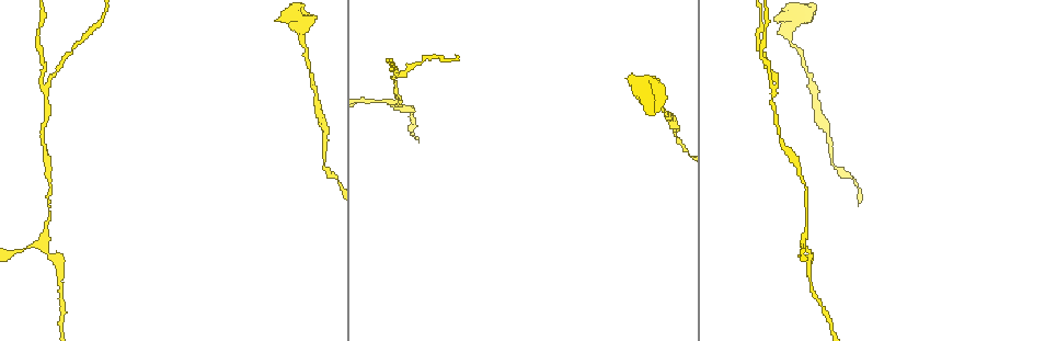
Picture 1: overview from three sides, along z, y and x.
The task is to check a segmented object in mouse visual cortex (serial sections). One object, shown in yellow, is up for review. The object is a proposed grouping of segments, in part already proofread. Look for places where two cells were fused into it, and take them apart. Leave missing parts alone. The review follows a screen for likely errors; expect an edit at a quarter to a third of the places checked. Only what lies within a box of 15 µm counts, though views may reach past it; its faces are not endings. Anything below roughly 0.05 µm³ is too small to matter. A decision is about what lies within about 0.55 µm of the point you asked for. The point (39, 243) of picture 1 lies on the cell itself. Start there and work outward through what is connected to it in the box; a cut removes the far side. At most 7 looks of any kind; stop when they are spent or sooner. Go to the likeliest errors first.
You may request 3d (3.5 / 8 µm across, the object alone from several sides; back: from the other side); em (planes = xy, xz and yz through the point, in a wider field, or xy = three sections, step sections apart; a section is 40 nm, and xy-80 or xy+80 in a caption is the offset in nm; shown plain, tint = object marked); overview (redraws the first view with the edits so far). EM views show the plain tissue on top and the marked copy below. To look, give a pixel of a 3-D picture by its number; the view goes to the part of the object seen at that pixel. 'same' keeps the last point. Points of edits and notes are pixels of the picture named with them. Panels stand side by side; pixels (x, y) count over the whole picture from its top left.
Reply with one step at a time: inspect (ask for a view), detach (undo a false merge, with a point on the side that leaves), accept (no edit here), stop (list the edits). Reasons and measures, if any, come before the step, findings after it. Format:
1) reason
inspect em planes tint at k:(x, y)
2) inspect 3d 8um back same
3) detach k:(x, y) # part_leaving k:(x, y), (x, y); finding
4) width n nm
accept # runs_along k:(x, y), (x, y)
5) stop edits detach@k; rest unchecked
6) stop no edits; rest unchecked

three-way junction
inspect 3d 3.5um at 1:(17, 250)

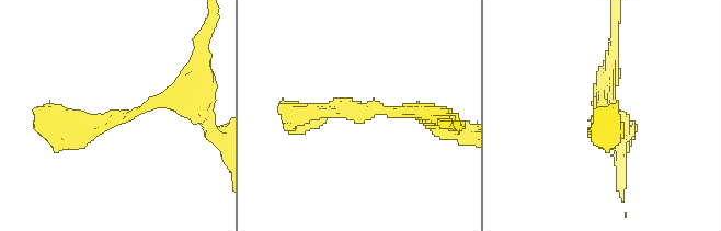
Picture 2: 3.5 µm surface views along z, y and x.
arms 3; arm_widths 200, 200, 200 nm
inspect em xy step 1 tint at 2:(113, 117)

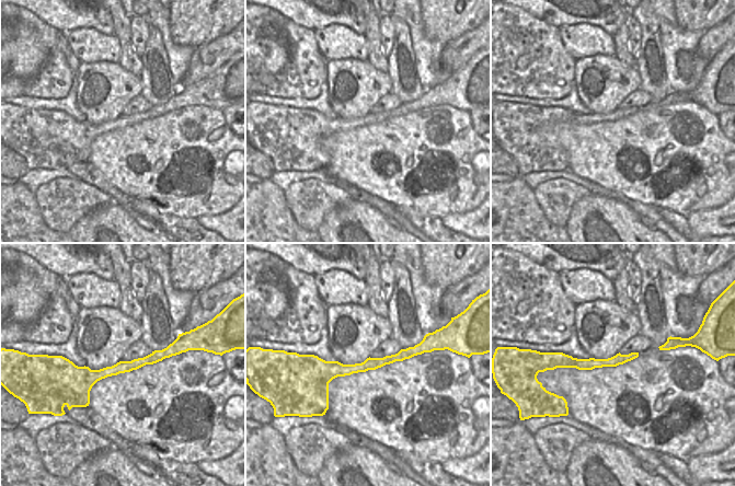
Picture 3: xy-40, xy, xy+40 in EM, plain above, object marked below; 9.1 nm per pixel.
accept # runs_along 3:(177, 349), (100, 374), (66, 373); one cell here

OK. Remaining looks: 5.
sudden change in width
inspect 3d 3.5um at 1:(805, 213)

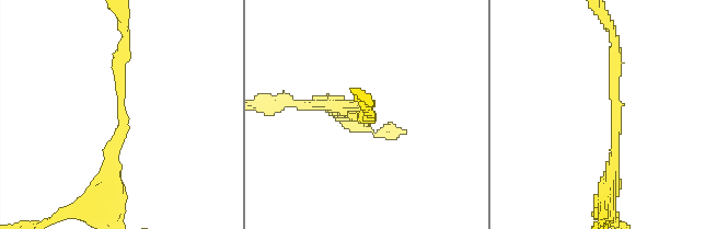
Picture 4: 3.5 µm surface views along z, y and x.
arm_widths 200, 200 nm
inspect em xy step 5 tint at 4:(122, 113)

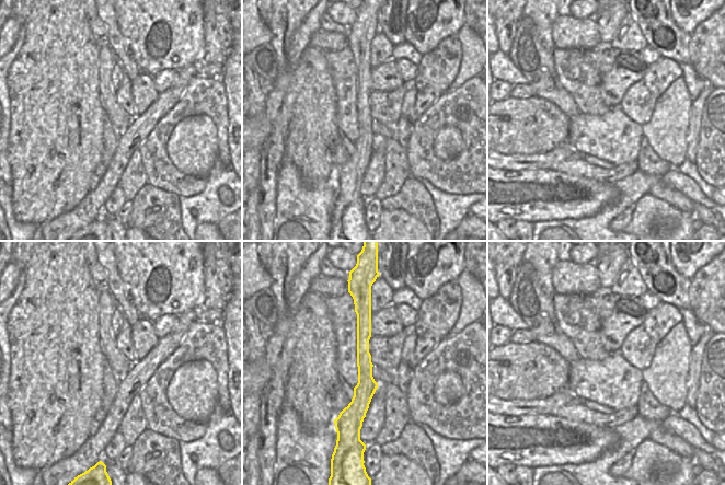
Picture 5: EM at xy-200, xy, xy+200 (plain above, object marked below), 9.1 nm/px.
another direction
inspect em xy step 3 tint same

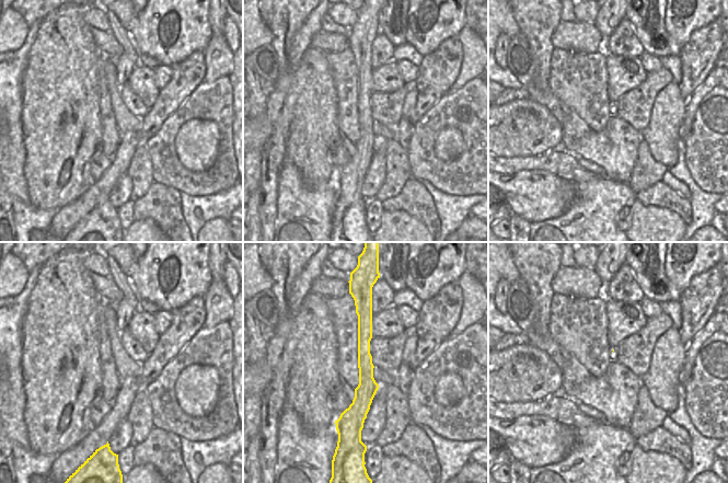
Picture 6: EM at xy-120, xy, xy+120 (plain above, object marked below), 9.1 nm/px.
width 180 nm
accept # runs_along 6:(369, 308), (366, 391), (357, 422); all the same cell

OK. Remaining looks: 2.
stop no edits; rest unchecked

